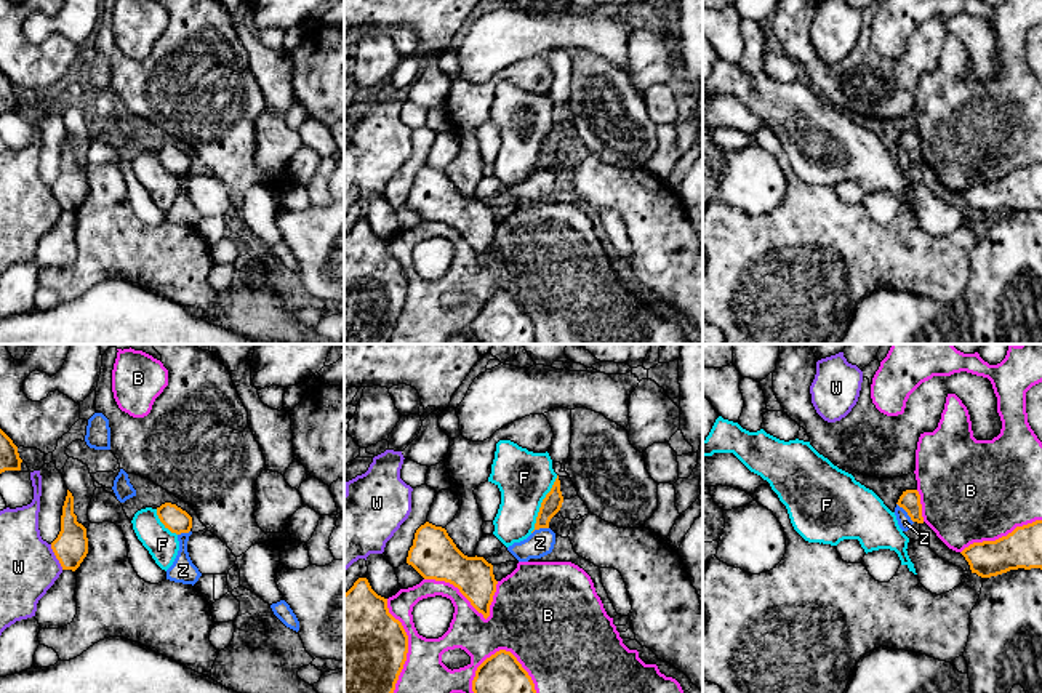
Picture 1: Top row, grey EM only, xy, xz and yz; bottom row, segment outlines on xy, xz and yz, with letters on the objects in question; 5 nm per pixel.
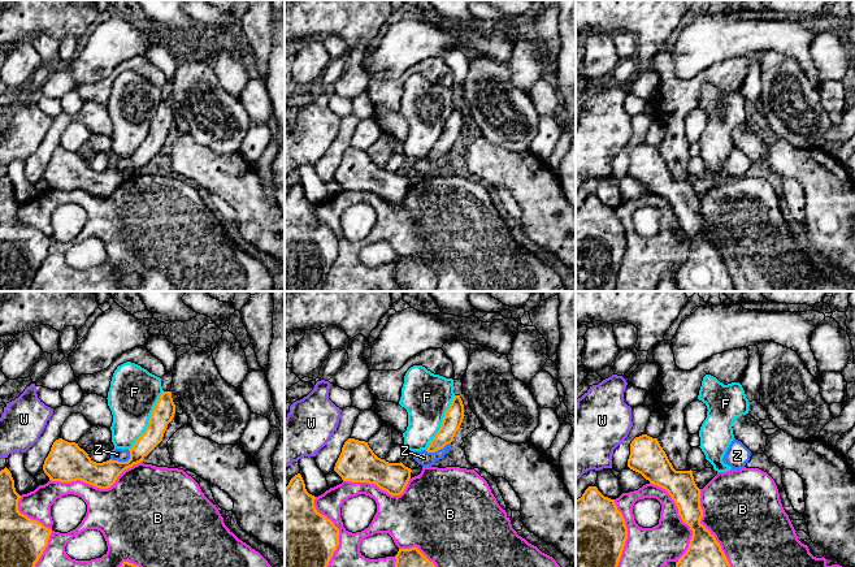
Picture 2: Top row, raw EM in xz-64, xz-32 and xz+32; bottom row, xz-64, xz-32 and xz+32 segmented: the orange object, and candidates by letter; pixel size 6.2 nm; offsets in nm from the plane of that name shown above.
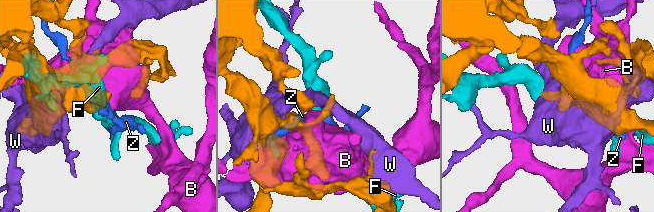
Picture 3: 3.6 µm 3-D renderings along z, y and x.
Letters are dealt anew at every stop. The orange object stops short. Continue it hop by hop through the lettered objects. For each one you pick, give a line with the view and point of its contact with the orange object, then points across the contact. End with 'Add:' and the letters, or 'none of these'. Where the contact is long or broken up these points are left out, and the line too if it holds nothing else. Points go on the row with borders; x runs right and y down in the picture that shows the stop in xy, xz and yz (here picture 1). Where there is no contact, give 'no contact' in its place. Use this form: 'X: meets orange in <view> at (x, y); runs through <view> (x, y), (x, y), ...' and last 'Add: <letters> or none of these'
Add: none of these

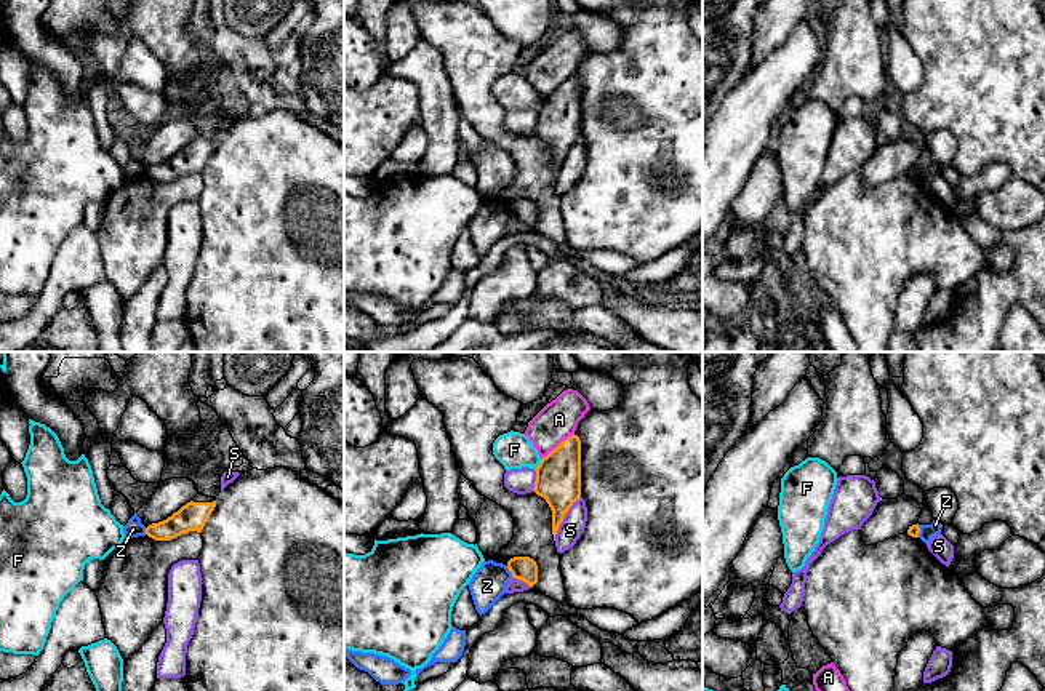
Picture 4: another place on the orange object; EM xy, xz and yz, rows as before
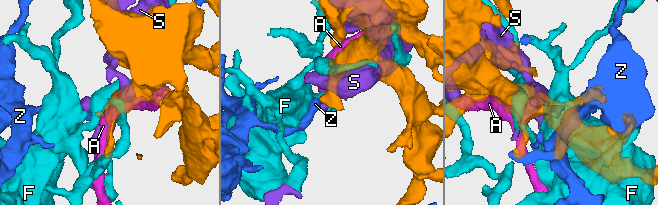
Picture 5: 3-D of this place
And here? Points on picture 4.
Add: none of these

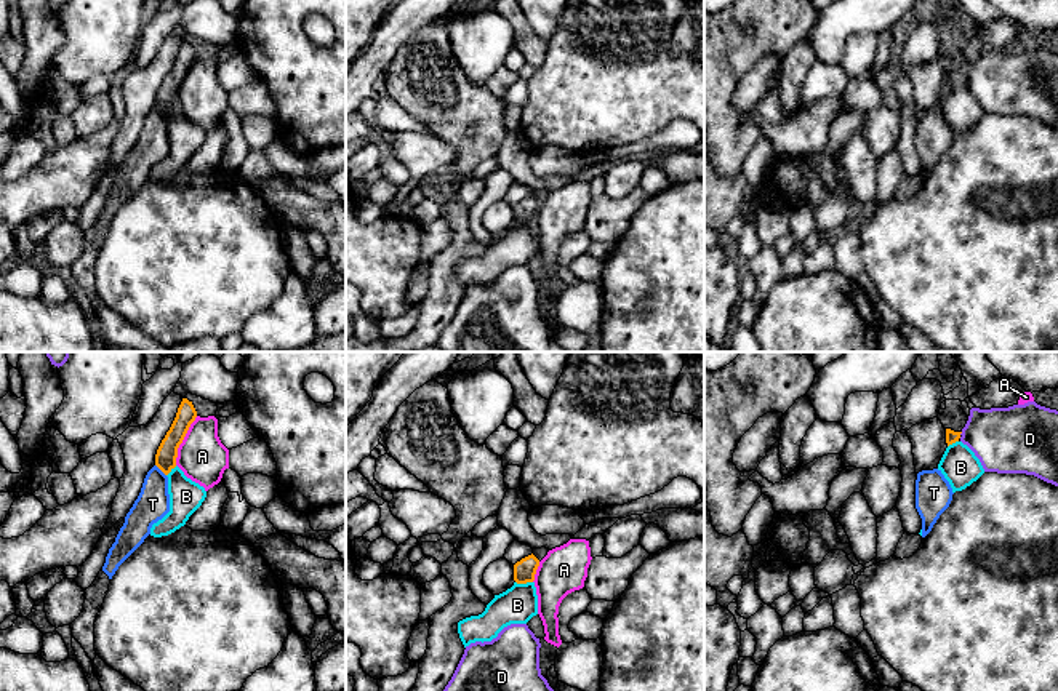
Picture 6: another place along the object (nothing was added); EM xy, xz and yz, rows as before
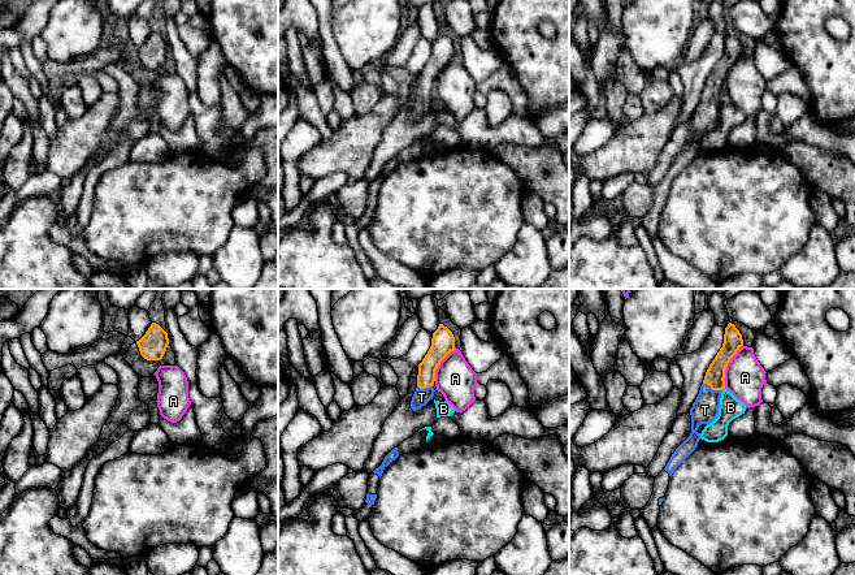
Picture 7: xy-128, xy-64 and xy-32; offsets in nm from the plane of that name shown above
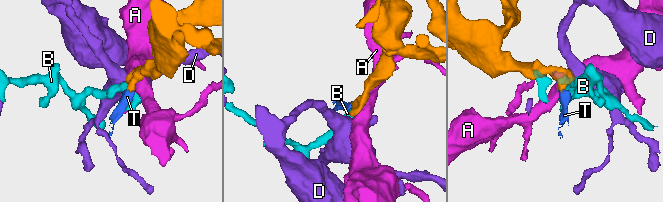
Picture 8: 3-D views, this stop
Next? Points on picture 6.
T: meets orange in xy at (160, 469); runs through xy (165, 459), (160, 469), (156, 477), (152, 504)
Add: T

